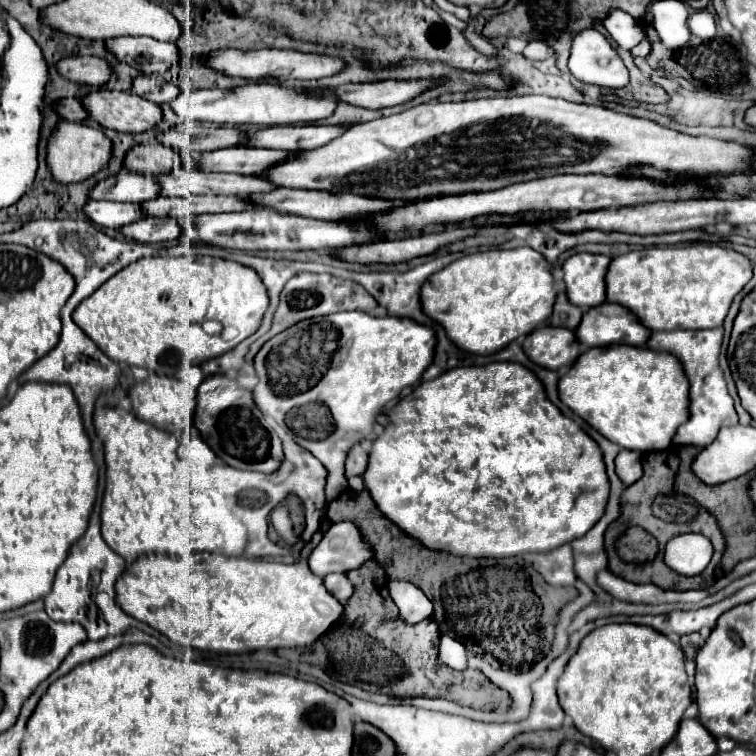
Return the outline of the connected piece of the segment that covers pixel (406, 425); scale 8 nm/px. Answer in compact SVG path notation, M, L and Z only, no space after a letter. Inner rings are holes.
M489 363L483 367L457 367L445 371L433 381L423 381L405 401L393 407L391 423L373 443L369 467L365 471L365 487L369 487L377 507L411 537L417 537L429 549L441 549L461 557L517 557L525 553L547 553L565 543L583 537L607 511L611 483L605 473L601 447L547 399L541 379L521 363Z

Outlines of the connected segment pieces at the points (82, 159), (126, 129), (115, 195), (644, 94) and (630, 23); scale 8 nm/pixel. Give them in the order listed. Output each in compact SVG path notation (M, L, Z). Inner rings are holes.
M61 121L57 131L53 133L47 149L47 163L51 167L51 173L61 183L79 183L95 173L103 171L105 165L113 159L113 143L105 137L101 129L93 129L83 123L69 123Z
M93 91L83 97L83 105L101 127L115 129L119 133L143 133L163 123L163 115L155 115L157 103L135 93ZM121 113L125 115L121 117Z
M119 171L115 175L115 185L111 187L105 183L97 183L91 189L93 199L107 199L107 201L125 201L125 203L143 203L159 197L161 189L157 179L133 173L133 171Z
M627 65L627 69L631 73L631 81L629 81L629 85L617 89L615 95L623 97L623 99L633 99L633 101L645 101L645 103L667 101L667 97L663 95L665 91L659 85L655 85L651 79L643 79L641 71L635 65Z
M611 9L605 19L605 29L623 49L633 49L643 37L643 27L623 9Z

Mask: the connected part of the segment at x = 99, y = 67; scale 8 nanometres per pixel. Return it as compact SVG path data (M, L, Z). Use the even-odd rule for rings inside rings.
M67 57L59 63L59 73L69 81L103 87L113 79L113 67L99 57Z

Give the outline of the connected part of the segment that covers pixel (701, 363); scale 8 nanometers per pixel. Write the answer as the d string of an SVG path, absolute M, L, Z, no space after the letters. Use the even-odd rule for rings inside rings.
M705 329L705 331L655 331L647 343L649 349L667 351L679 357L683 369L687 373L691 391L691 419L681 425L673 437L677 445L695 445L707 447L717 437L721 427L737 425L737 413L733 407L733 399L727 391L727 383L723 371L719 367L719 353L723 345L723 329Z

